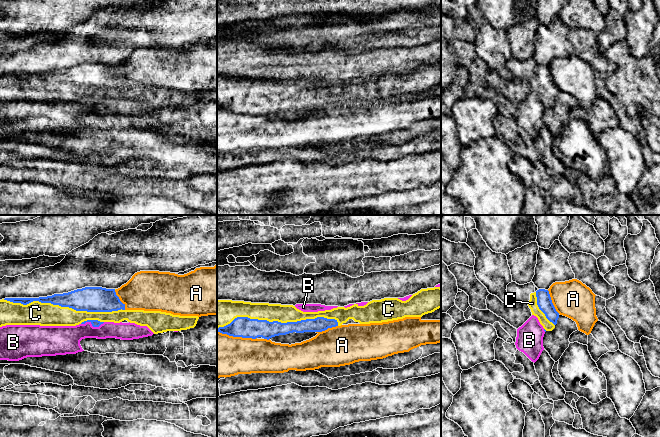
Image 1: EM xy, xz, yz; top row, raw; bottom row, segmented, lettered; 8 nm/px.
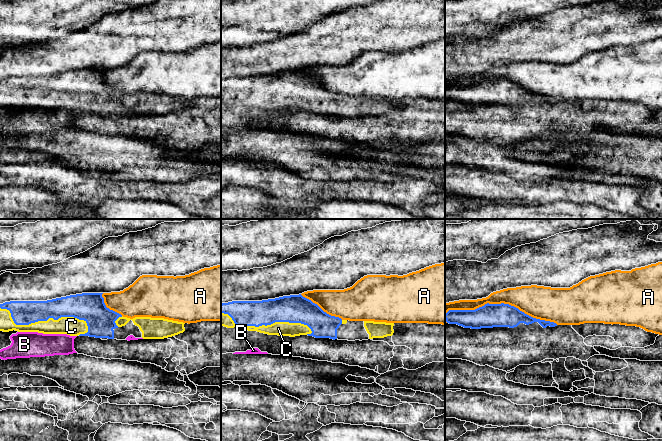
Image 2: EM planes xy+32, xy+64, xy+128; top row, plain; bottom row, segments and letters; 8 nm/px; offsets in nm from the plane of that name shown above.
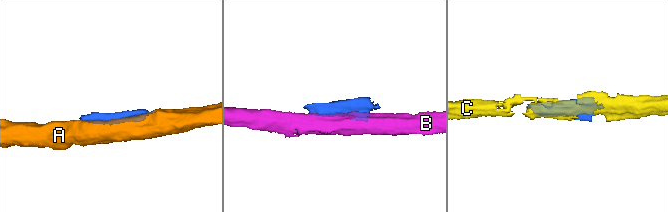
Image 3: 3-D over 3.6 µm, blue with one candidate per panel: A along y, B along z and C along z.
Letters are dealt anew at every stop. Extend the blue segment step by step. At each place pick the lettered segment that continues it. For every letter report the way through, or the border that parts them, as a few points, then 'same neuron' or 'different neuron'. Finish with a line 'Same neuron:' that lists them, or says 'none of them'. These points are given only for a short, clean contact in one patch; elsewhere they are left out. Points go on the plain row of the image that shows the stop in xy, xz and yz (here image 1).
A: different neuron
B: along xy (104, 98), (98, 102), (93, 102), (89, 98), (81, 100) | different neuron
C: same neuron
Same neuron: C

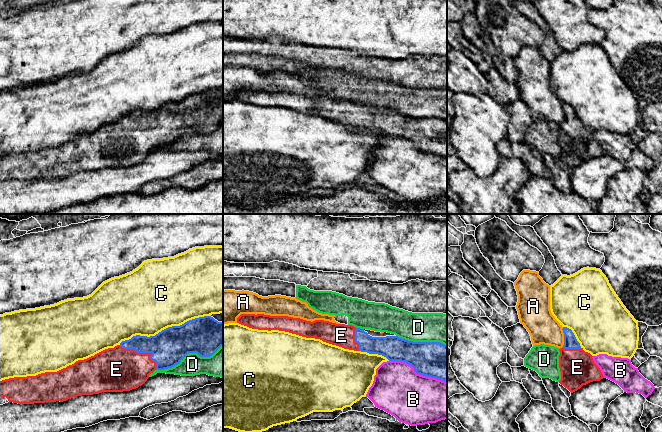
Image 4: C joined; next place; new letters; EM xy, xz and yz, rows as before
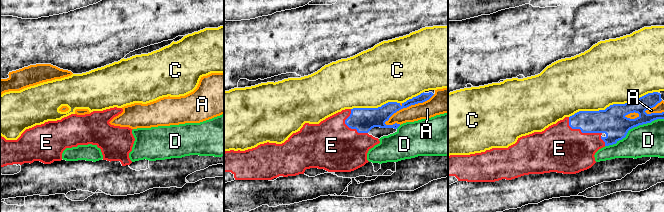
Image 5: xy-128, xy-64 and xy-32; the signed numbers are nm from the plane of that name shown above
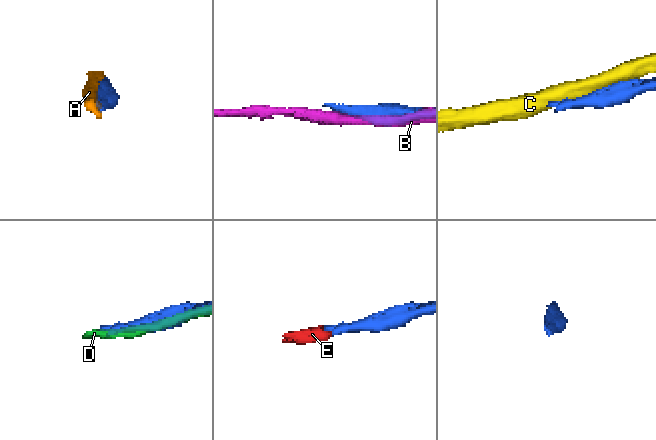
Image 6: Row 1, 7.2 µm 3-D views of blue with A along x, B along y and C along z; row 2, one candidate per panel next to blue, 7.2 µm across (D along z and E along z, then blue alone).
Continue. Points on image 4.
A: different neuron
B: different neuron
C: different neuron
D: different neuron
E: same neuron
Same neuron: E

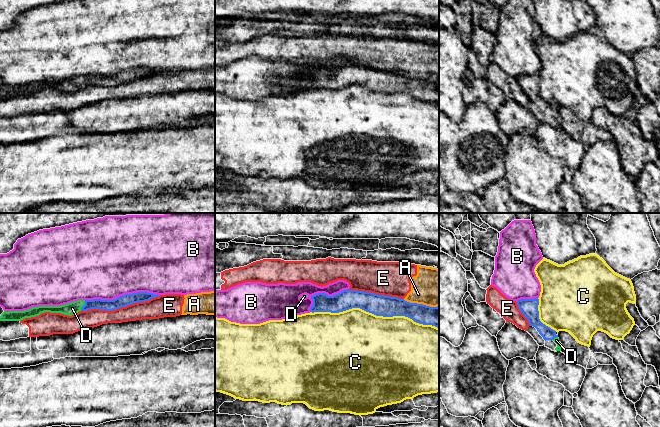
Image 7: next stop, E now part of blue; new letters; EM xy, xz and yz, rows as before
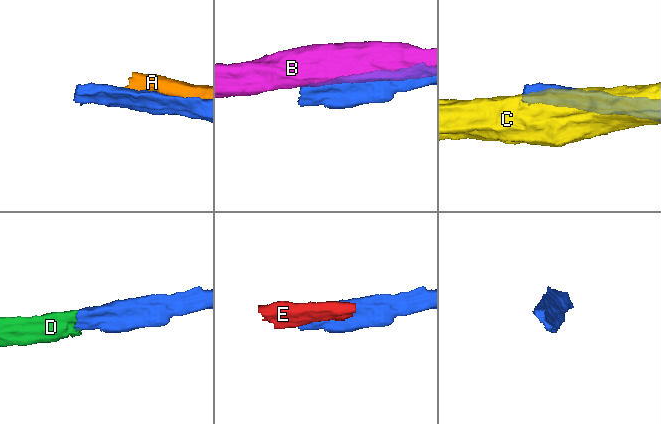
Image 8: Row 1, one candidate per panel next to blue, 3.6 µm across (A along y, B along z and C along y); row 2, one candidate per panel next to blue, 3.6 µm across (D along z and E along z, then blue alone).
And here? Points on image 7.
A: different neuron
B: different neuron
C: different neuron
D: across xy (109, 81), (84, 81), (72, 84) | same neuron
E: different neuron
Same neuron: D

